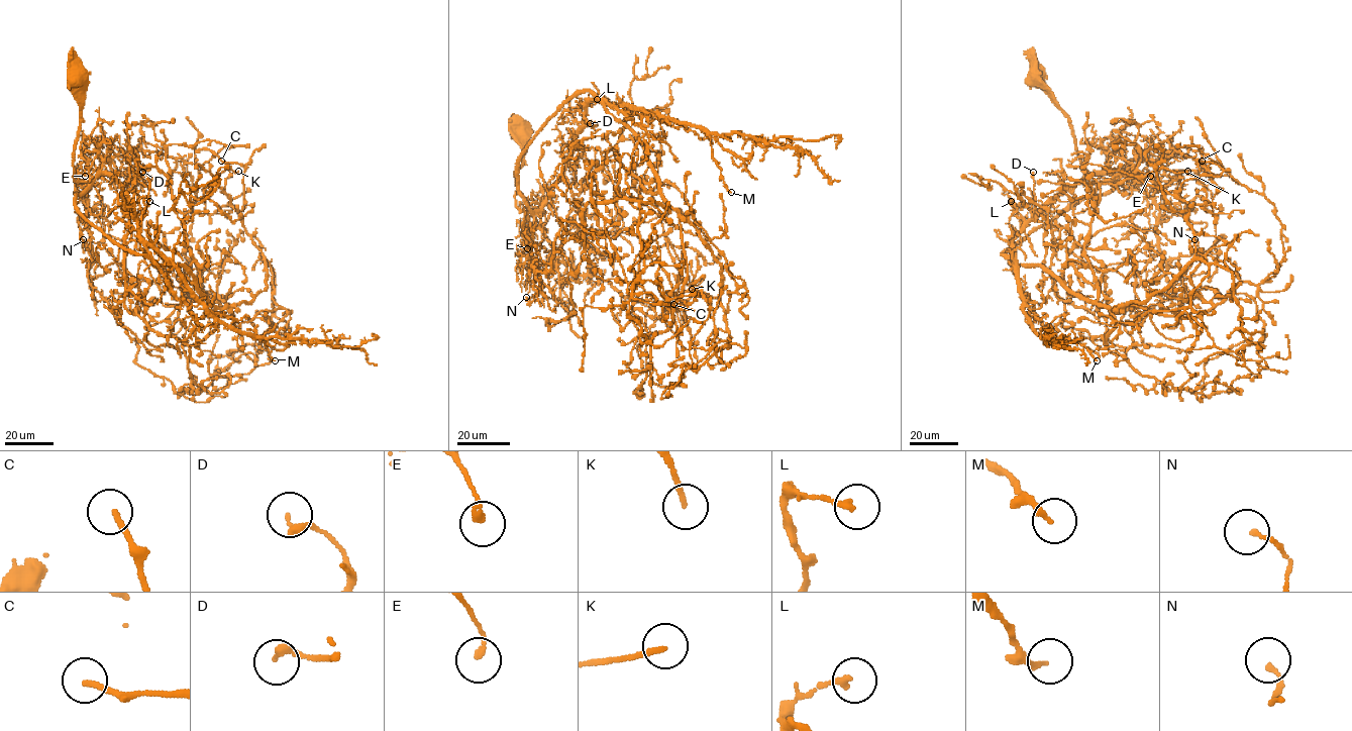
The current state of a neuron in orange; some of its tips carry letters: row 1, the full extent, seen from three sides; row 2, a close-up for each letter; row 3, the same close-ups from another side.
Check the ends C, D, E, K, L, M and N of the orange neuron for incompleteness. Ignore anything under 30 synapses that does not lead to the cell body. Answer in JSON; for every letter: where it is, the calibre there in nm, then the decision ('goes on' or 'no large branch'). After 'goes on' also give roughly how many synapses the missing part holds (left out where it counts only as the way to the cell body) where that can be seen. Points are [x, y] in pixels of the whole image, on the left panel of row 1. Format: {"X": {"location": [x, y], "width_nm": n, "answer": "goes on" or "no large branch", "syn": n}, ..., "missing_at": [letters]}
{"C": {"location": [221, 161], "width_nm": 180, "answer": "no large branch"}, "D": {"location": [142, 172], "width_nm": 240, "answer": "no large branch"}, "E": {"location": [85, 176], "width_nm": 190, "answer": "no large branch"}, "K": {"location": [238, 171], "width_nm": 170, "answer": "no large branch"}, "L": {"location": [149, 201], "width_nm": 190, "answer": "no large branch"}, "M": {"location": [275, 360], "width_nm": 170, "answer": "no large branch"}, "N": {"location": [83, 239], "width_nm": 150, "answer": "no large branch"}, "missing_at": []}

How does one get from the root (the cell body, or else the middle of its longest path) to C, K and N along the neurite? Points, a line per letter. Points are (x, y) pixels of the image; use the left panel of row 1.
C: (74, 78), (74, 179), (110, 174), (151, 259), (226, 308), (265, 289), (267, 265), (221, 161)
K: (74, 78), (74, 179), (110, 174), (151, 259), (182, 266), (219, 308), (267, 286), (214, 181), (238, 171)
N: (74, 78), (80, 116), (74, 179), (90, 185), (92, 260), (99, 256), (83, 239)

